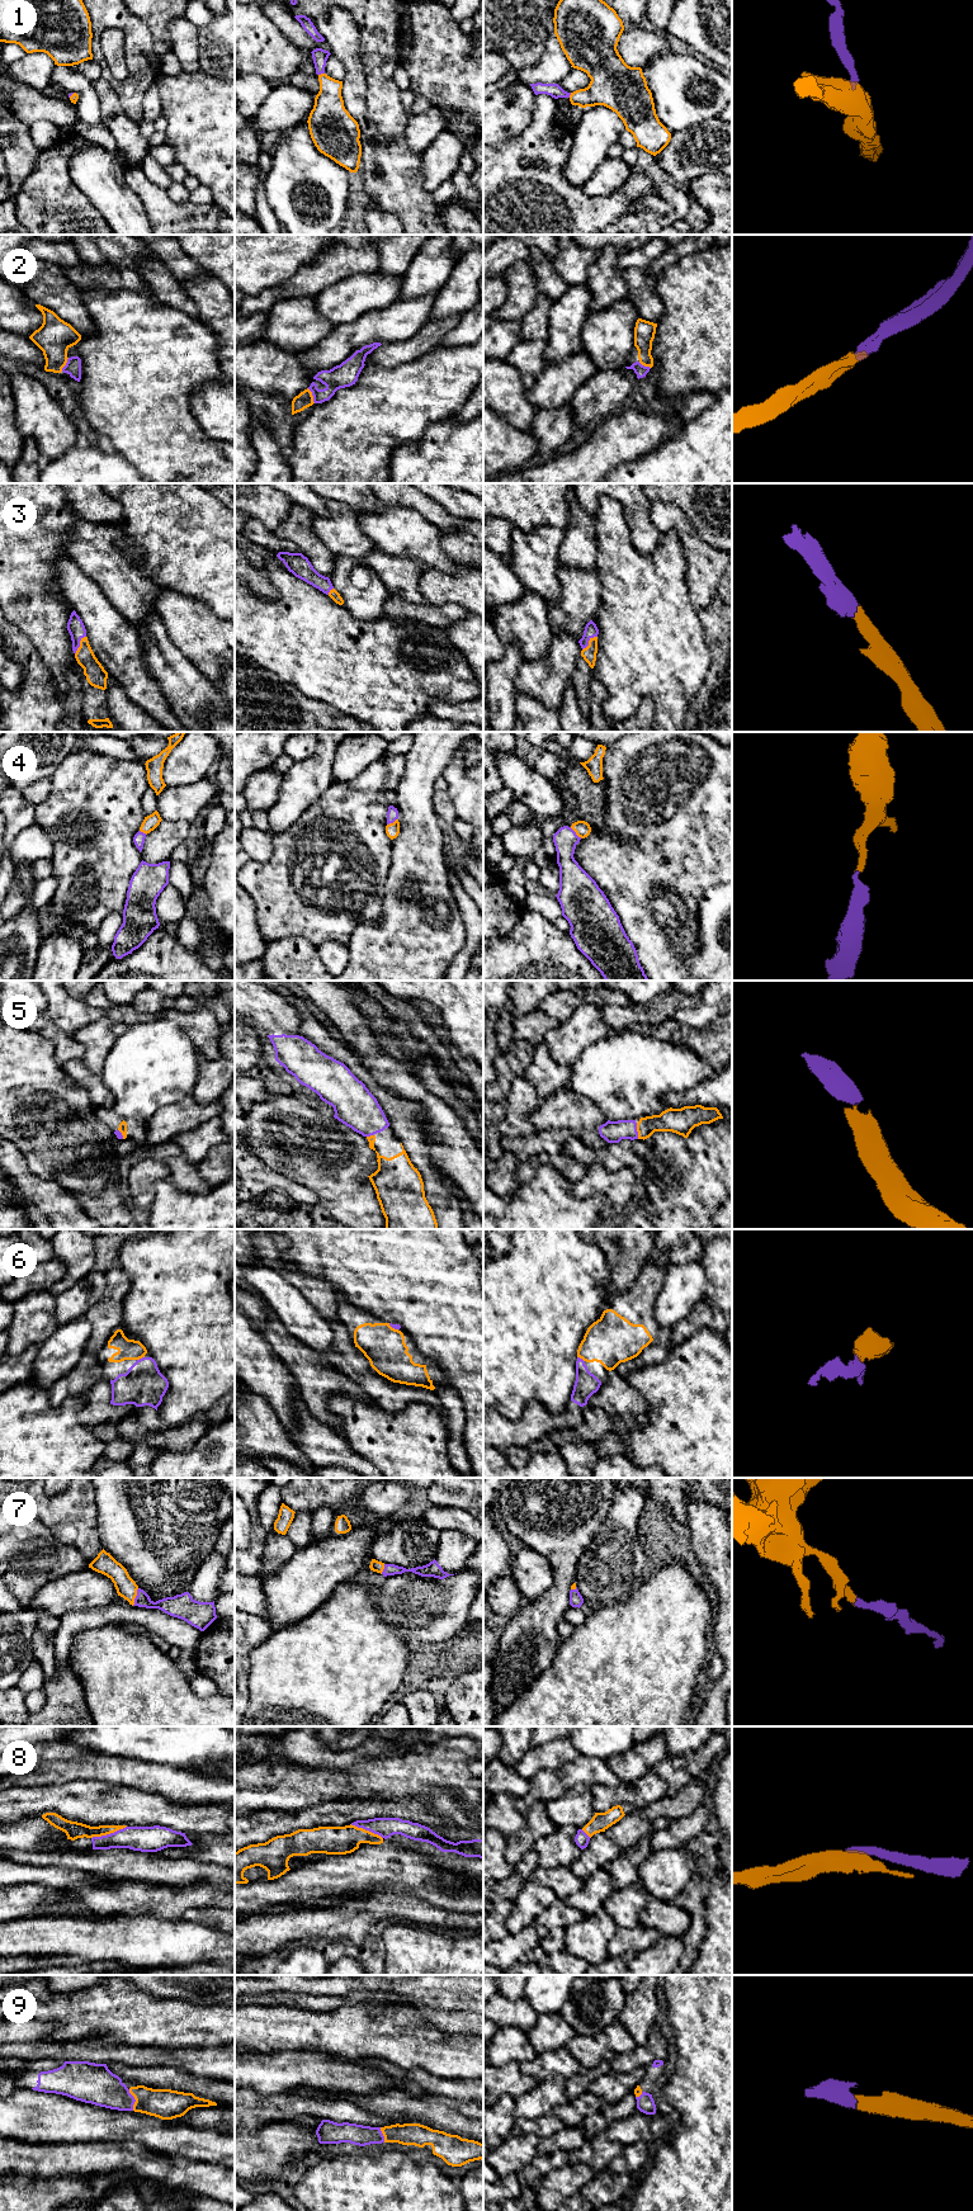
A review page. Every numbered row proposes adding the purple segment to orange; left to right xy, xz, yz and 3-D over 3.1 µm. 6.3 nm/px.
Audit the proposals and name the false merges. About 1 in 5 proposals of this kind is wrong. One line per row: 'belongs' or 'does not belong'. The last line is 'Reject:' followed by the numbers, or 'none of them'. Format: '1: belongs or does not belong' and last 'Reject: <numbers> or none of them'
1: belongs
2: belongs
3: belongs
4: belongs
5: belongs
6: belongs
7: belongs
8: belongs
9: belongs
Reject: none of them

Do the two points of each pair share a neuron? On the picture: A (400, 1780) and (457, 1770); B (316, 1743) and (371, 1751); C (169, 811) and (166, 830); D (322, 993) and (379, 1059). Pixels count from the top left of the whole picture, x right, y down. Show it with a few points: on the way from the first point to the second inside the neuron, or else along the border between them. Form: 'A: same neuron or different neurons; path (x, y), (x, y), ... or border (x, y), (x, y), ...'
A: same neuron; path (414, 1772), (420, 1770), (443, 1770)
B: same neuron; path (330, 1756), (357, 1754)
C: different neurons; border (163, 818), (184, 820), (190, 825)
D: same neuron; path (339, 1010), (353, 1024), (364, 1043)

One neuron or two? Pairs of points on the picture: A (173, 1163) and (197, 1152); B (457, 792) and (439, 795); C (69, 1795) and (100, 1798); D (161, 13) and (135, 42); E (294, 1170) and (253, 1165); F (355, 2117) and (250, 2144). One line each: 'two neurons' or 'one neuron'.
A: two neurons
B: two neurons
C: one neuron
D: two neurons
E: two neurons
F: two neurons

